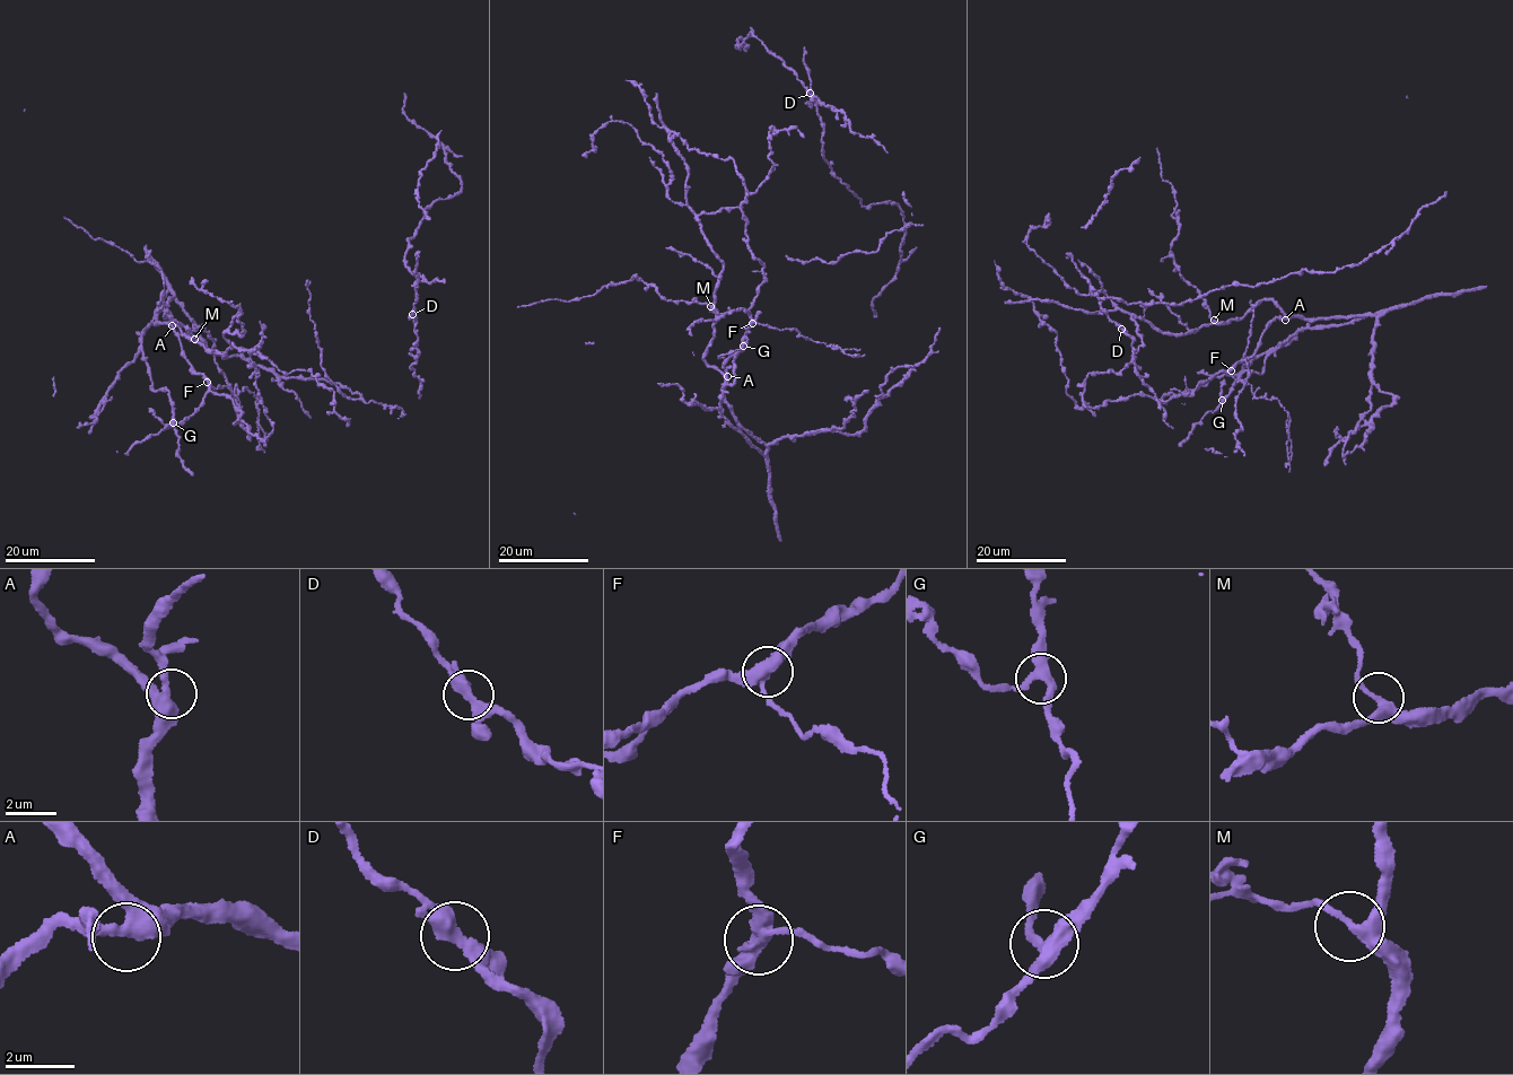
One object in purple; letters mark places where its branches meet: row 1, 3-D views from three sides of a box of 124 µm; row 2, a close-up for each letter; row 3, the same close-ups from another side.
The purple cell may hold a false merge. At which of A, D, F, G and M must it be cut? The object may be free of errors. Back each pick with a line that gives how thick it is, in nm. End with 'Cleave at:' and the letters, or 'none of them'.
F: calibre 360 nm
Cleave at: F

